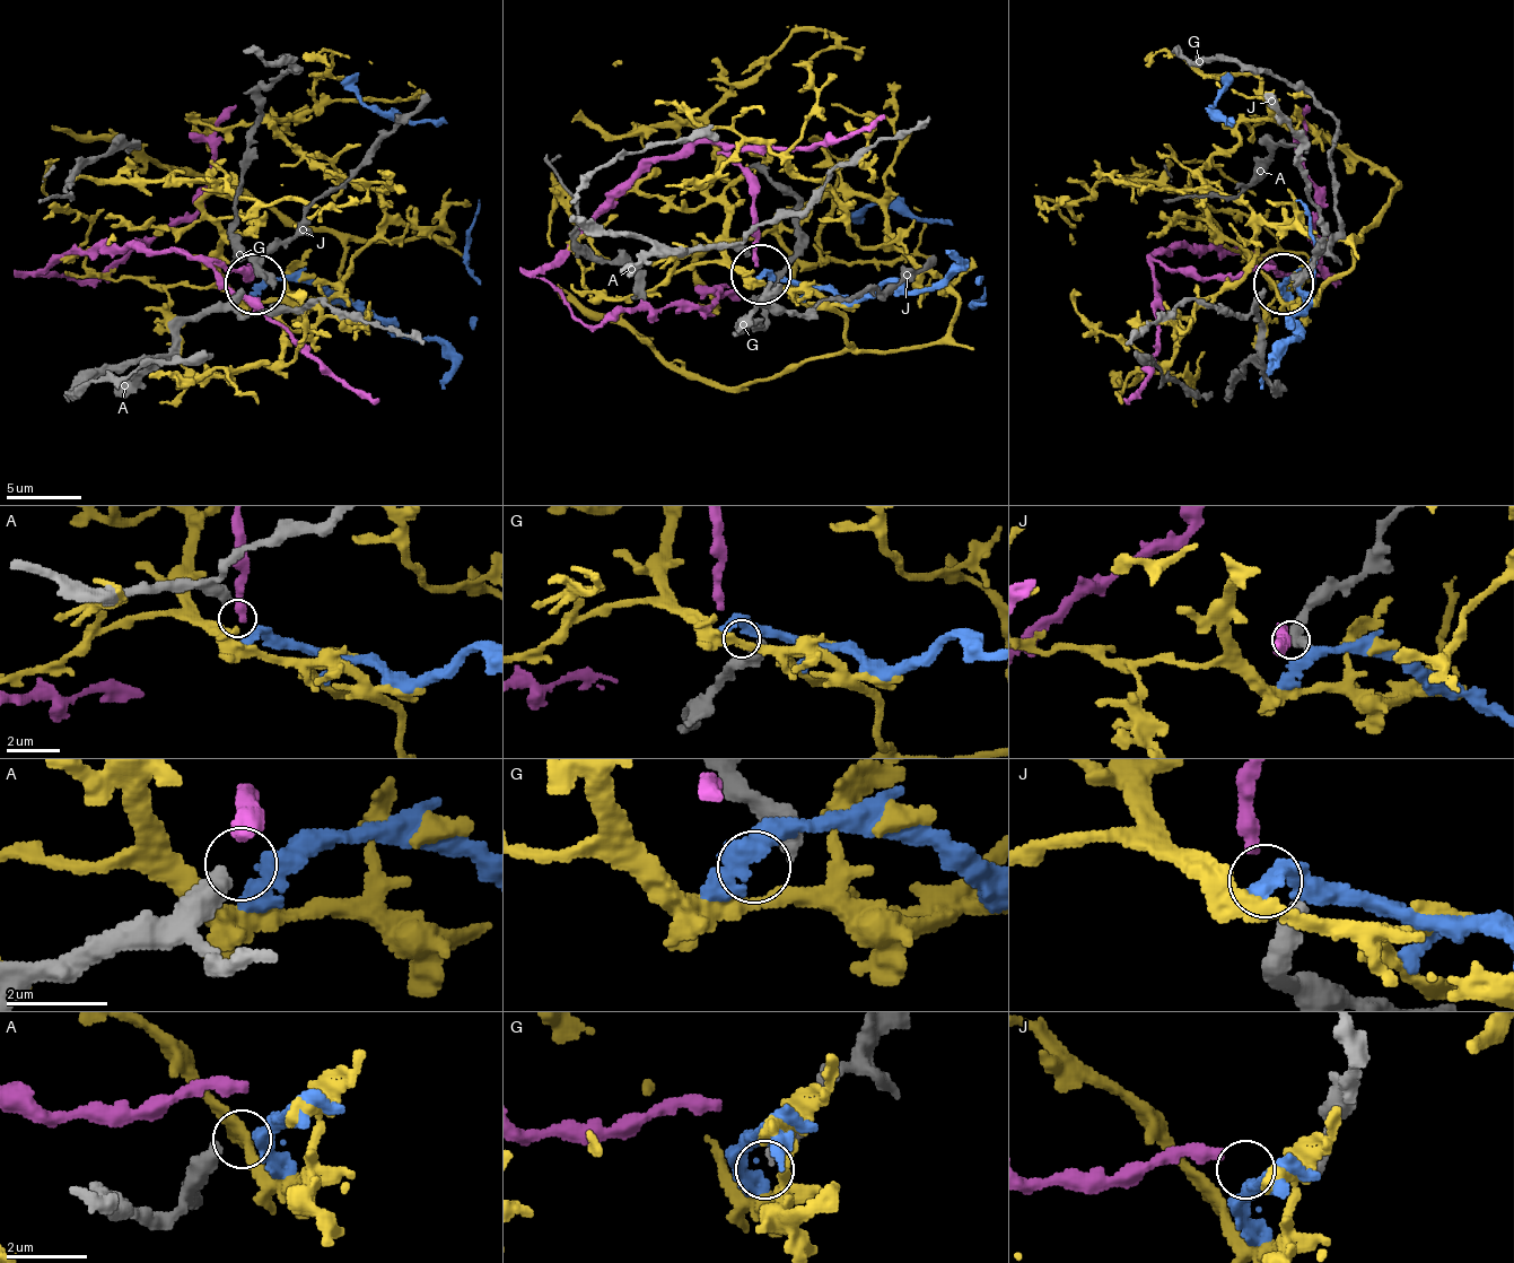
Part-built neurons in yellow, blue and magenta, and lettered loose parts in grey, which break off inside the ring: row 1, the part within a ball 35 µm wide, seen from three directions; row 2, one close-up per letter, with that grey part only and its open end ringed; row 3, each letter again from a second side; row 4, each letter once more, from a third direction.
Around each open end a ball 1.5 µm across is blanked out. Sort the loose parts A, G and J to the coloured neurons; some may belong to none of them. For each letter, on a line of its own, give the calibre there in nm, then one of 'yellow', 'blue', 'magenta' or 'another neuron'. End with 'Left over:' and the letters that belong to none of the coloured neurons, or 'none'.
A: calibre 440 nm; blue
G: calibre 400 nm; another neuron
J: calibre 360 nm; magenta
Left over: G

